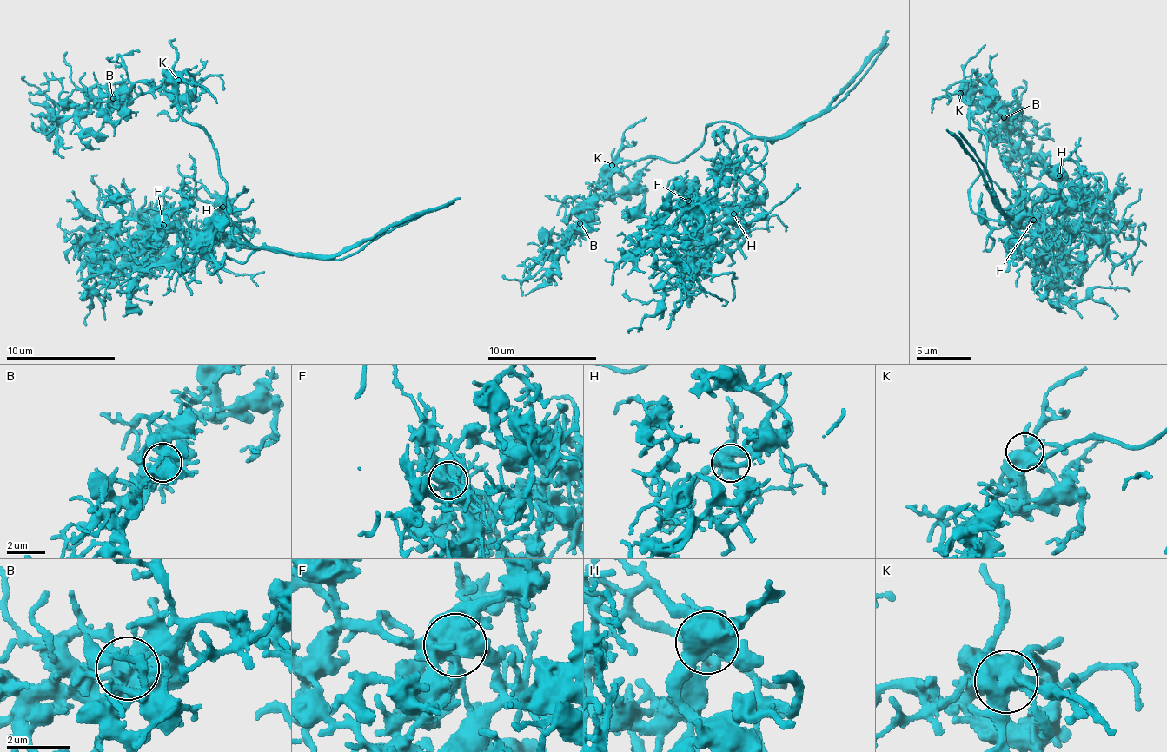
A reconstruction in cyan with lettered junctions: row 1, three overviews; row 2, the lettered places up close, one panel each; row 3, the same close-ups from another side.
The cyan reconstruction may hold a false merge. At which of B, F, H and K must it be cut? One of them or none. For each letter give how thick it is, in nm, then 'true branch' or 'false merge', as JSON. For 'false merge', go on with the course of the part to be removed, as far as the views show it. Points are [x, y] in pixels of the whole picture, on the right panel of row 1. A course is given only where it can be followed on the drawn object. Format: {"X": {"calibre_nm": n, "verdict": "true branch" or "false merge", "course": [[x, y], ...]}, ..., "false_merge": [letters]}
{"B": {"calibre_nm": 550, "verdict": "true branch"}, "F": {"calibre_nm": 650, "verdict": "false merge", "course": [[1032, 220], [1057, 240], [1069, 263], [1084, 260]]}, "H": {"calibre_nm": 650, "verdict": "true branch"}, "K": {"calibre_nm": 600, "verdict": "true branch"}, "false_merge": ["F"]}

